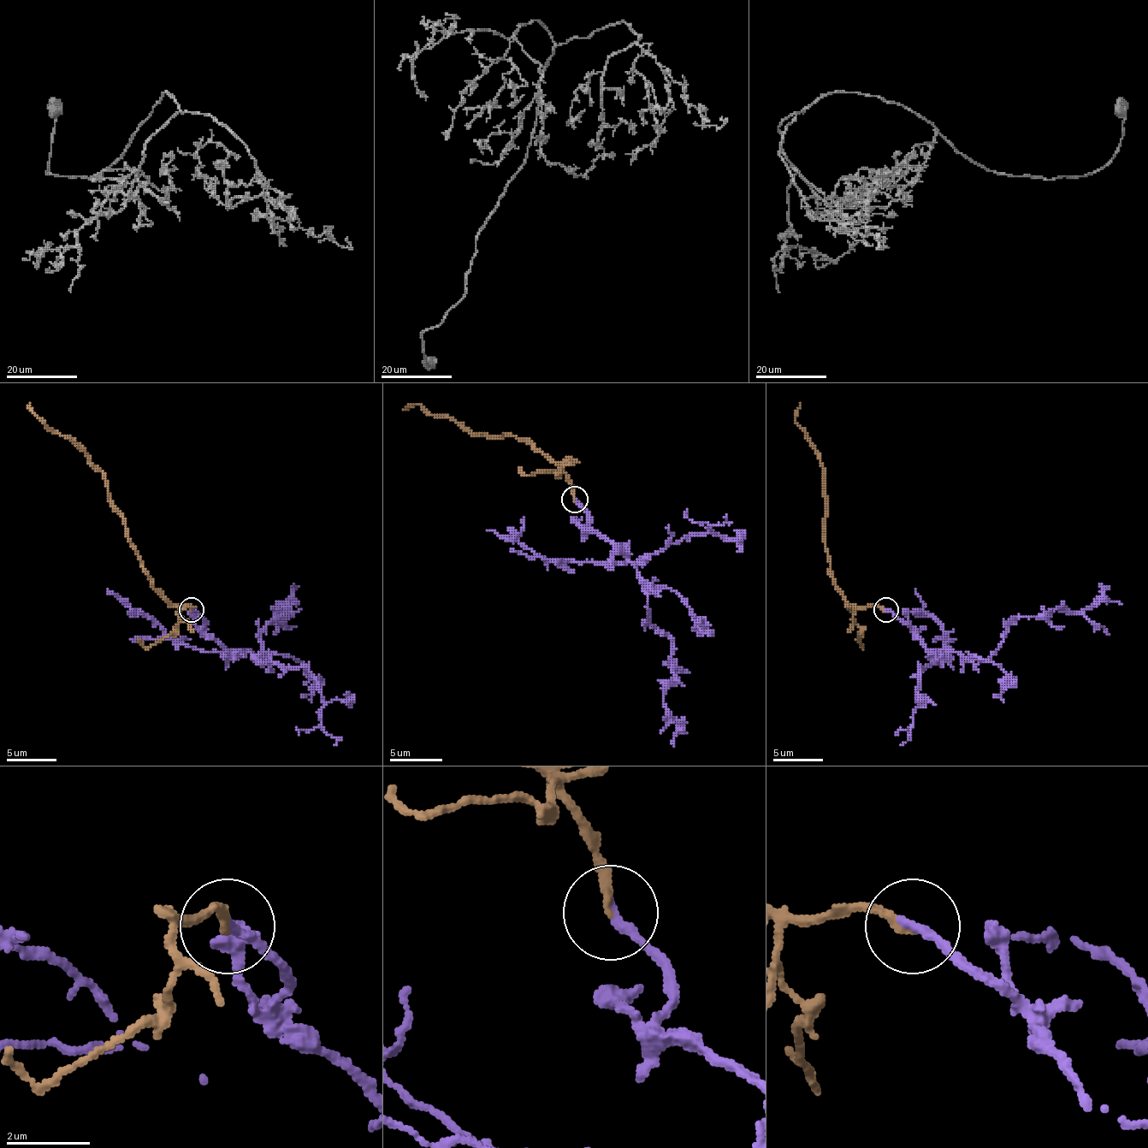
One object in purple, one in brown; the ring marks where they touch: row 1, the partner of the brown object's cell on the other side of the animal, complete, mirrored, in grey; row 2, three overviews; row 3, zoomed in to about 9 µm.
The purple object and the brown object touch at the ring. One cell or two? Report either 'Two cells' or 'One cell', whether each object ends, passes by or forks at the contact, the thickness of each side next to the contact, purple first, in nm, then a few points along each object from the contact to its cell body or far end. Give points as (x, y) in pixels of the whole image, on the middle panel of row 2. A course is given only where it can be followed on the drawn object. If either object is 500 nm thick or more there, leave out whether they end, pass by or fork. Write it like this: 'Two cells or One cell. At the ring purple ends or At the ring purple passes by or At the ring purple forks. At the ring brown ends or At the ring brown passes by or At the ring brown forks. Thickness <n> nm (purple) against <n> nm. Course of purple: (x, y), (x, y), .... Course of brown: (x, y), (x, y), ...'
One cell. At the ring purple ends. At the ring brown ends. Thickness 220 nm (purple) against 190 nm. Course of purple: (574, 499), (587, 528), (637, 570), (647, 625), (671, 641), (663, 704), (677, 725), (674, 746). Course of brown: (574, 499), (571, 481), (516, 435), (466, 430), (447, 417), (429, 415), (418, 404), (405, 409)

